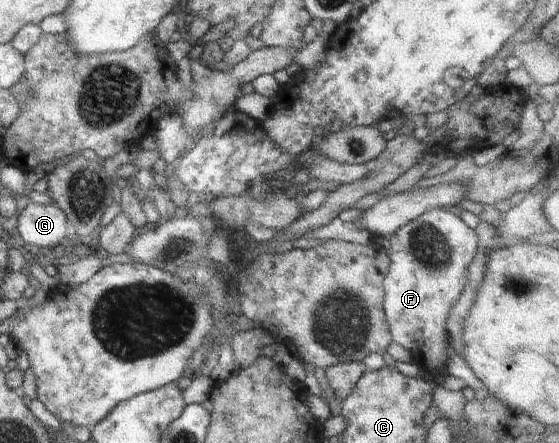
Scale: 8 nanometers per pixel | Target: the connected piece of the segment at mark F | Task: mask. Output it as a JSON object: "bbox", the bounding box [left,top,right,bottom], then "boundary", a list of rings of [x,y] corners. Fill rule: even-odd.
{"bbox":[383,207,478,376],"boundary":[[[436,207],[423,212],[419,217],[401,226],[385,243],[390,264],[383,280],[385,317],[392,340],[407,348],[414,355],[414,364],[424,368],[432,376],[446,369],[446,345],[452,332],[449,325],[450,309],[466,280],[466,268],[476,254],[478,238],[471,229],[446,207]]]}

